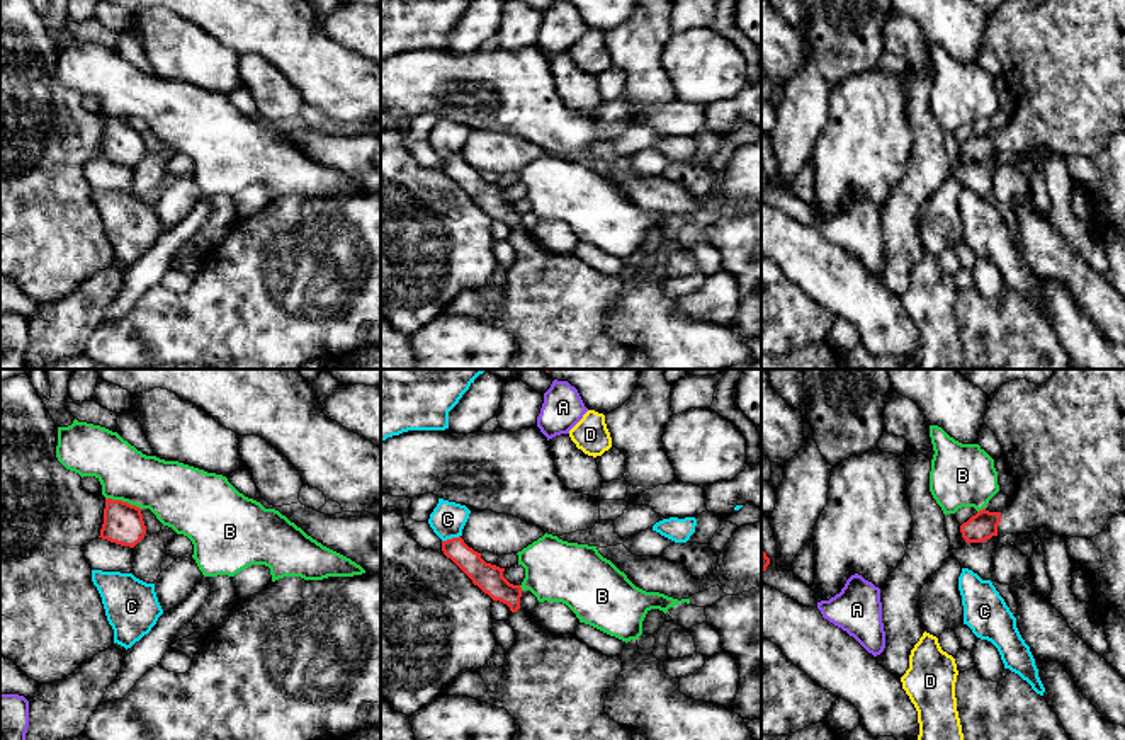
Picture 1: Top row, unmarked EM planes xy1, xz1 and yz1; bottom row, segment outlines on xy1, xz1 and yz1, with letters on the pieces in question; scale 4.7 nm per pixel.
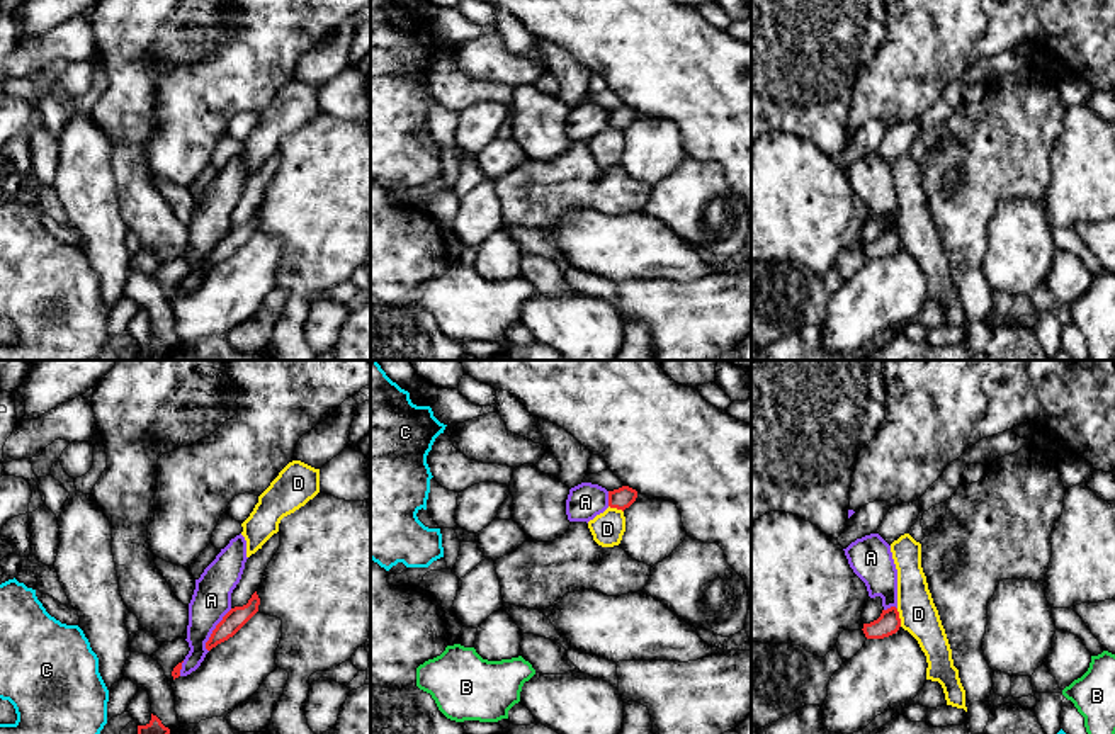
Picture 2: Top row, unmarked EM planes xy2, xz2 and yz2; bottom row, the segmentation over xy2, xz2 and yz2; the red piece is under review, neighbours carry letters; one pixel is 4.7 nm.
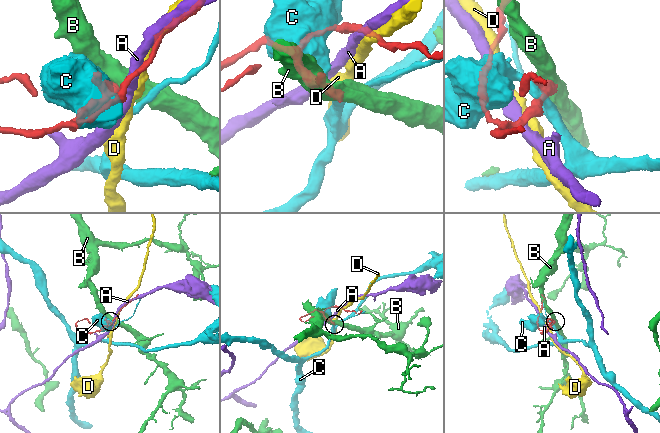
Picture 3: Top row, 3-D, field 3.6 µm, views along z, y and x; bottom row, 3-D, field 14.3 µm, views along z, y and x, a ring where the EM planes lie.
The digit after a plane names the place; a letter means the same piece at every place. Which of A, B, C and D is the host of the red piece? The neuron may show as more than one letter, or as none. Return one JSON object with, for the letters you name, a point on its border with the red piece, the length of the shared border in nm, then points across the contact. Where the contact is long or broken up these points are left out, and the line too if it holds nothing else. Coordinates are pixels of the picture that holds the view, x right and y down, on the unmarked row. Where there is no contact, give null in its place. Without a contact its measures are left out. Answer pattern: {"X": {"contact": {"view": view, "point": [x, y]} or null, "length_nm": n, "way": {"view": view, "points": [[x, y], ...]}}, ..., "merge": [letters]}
{"merge": []}

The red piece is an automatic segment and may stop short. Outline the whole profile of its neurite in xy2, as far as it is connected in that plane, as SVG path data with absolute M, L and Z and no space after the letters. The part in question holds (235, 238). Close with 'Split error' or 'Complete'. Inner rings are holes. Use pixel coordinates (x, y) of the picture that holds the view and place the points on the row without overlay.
M255 211L246 224L231 228L212 250L206 262L206 268L211 270L218 263L233 257L258 231L258 224L260 217Z. Complete

